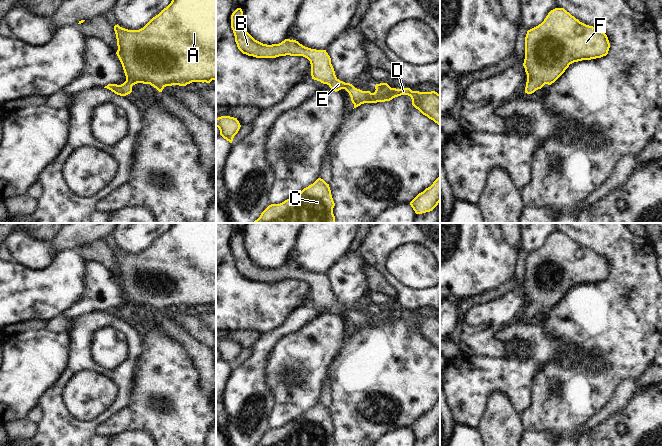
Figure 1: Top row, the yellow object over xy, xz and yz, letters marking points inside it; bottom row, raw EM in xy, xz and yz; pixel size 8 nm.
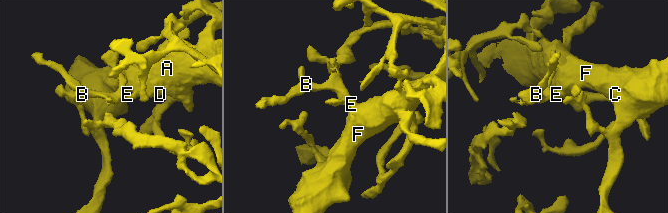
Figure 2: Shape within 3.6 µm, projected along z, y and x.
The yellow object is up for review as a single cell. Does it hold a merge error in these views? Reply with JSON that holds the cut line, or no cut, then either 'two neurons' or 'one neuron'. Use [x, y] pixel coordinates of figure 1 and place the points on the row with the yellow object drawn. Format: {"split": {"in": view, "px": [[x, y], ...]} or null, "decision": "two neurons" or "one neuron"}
{"split": null, "decision": "one neuron"}

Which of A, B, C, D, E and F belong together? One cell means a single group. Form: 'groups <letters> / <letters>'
groups A B C D E F

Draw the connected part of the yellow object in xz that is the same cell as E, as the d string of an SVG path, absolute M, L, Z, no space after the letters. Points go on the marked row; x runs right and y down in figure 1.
M237 8L231 15L231 28L238 49L248 56L256 58L276 58L279 56L303 56L310 61L312 79L327 84L332 91L345 89L354 104L354 108L364 103L390 101L401 95L408 95L412 105L423 115L440 125L440 94L435 91L419 92L410 88L391 88L387 83L376 84L375 92L362 91L350 83L340 81L331 64L326 50L316 50L303 46L296 40L285 39L279 44L267 45L255 40L245 29L244 15Z

